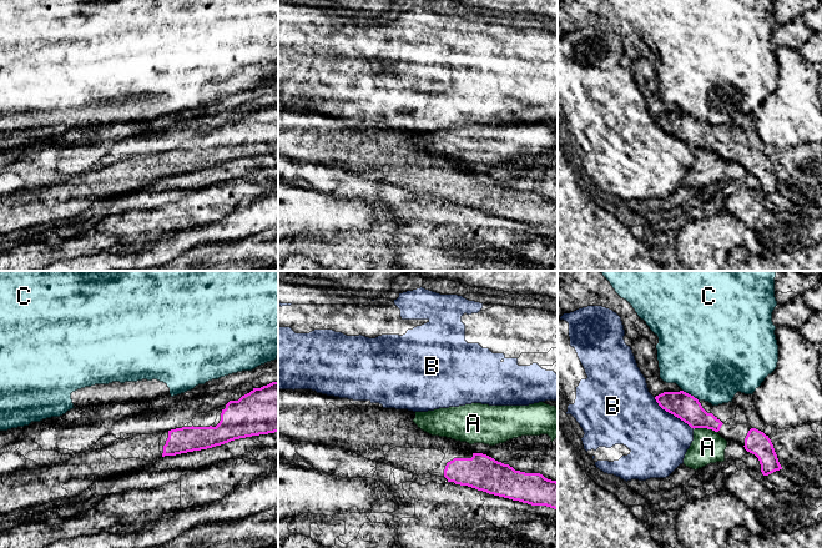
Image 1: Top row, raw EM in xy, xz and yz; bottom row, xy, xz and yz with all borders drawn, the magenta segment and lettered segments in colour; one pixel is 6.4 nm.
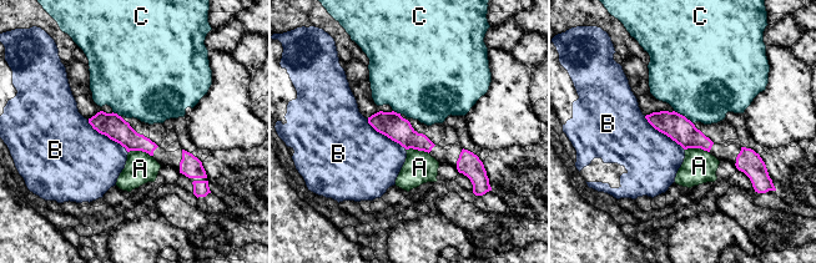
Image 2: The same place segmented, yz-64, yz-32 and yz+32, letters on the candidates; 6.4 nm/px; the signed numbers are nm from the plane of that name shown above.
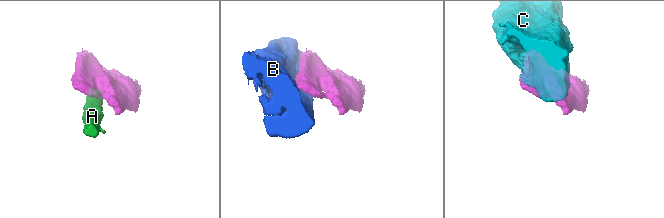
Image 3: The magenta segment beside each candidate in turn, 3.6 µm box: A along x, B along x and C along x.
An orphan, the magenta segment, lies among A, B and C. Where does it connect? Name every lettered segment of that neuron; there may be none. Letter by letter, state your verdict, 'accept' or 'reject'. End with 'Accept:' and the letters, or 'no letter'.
A: reject
B: reject
C: reject
Accept: no letter

